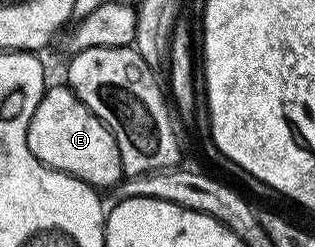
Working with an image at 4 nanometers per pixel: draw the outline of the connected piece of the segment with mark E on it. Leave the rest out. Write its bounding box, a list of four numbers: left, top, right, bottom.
[28,85,122,188]

